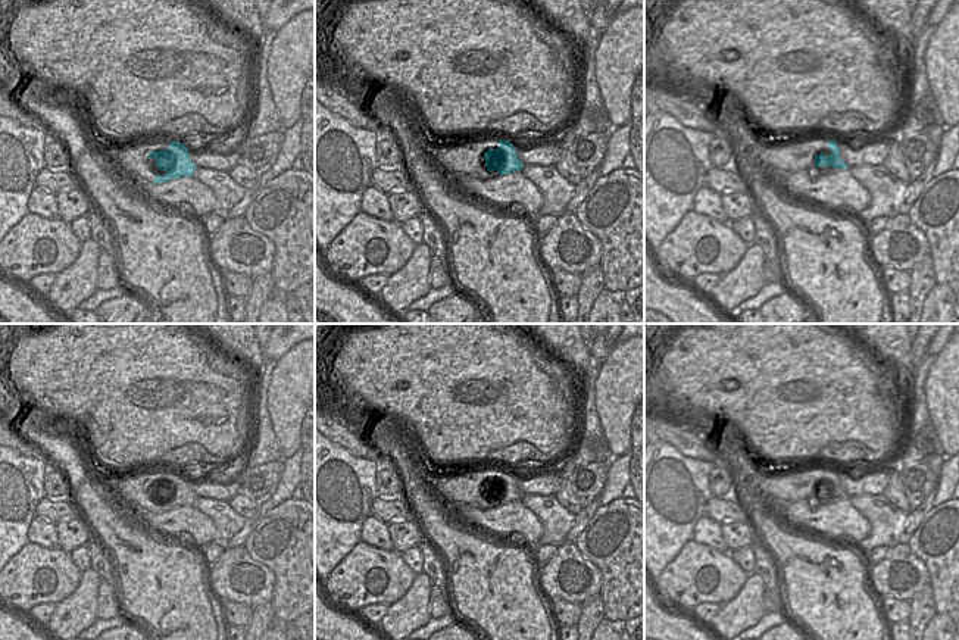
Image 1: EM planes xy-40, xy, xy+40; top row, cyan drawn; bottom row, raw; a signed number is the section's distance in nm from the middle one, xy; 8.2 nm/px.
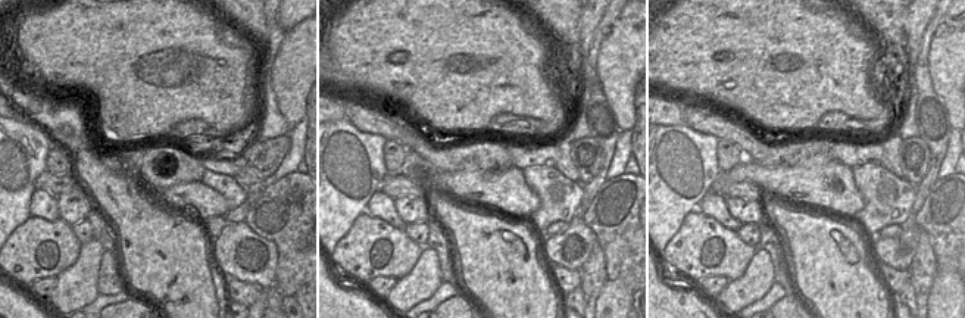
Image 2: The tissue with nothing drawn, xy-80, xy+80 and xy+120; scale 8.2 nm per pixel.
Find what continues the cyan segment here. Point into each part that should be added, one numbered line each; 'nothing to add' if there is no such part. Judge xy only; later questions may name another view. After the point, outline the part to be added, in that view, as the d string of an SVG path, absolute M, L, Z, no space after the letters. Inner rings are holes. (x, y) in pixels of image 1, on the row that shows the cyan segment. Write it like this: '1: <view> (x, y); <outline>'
1: xy (466, 158); M481 137L480 140L453 143L452 146L427 146L425 154L431 165L447 174L456 171L482 181L500 175L499 171L487 171L484 153L488 149L499 149L496 137Z

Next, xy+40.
1: xy+40 (797, 155); M650 87L650 94L659 112L674 116L685 128L700 129L712 137L724 137L735 147L743 162L757 169L806 171L809 178L816 178L819 172L813 163L813 156L831 154L830 138L827 137L803 137L765 146L757 143L737 122L703 107L694 99L656 87Z

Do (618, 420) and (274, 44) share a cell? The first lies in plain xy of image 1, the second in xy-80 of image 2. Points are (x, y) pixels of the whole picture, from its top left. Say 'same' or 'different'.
different

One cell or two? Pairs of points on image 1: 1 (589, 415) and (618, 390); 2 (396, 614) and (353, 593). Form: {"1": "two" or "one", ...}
{"1": "two", "2": "two"}

